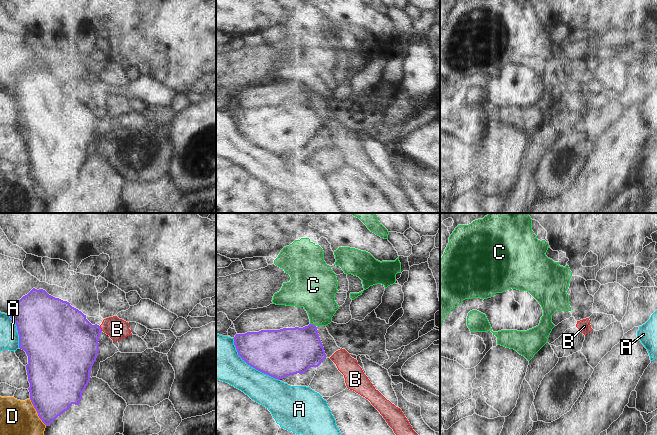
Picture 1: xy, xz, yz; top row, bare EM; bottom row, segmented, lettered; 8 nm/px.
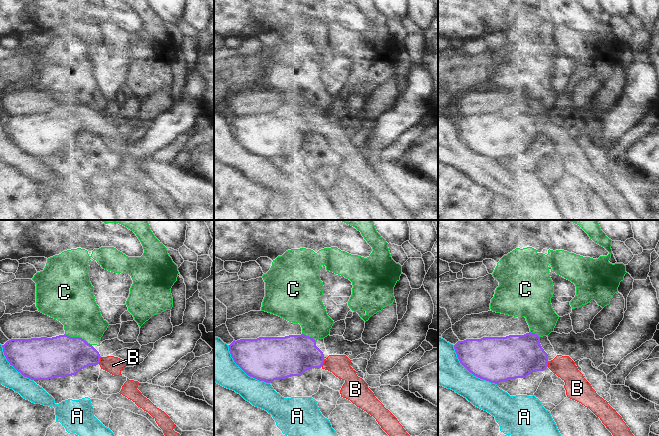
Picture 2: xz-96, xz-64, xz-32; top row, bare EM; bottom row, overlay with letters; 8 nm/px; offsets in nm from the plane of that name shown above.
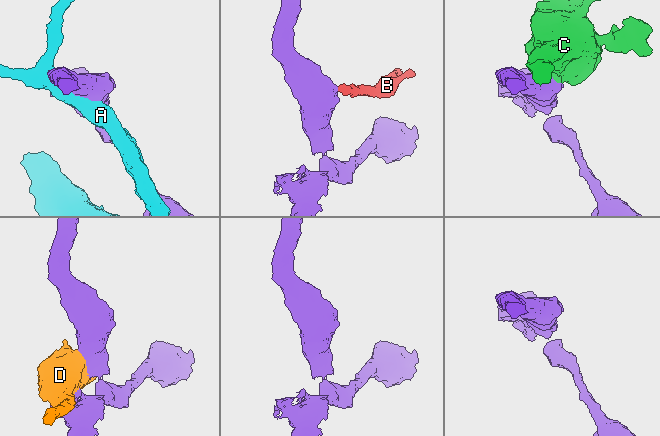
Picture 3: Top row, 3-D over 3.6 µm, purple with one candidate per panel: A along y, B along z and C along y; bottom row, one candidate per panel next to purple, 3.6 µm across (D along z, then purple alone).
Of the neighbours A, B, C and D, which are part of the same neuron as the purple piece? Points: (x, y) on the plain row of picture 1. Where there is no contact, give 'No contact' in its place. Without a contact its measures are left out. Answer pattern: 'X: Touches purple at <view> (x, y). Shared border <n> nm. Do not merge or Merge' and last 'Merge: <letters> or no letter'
A: Touches purple at xz (251, 142). Shared border 500 nm. Do not merge
B: Touches purple at xy (100, 104). Shared border 50 nm. Do not merge
C: Touches purple at xz (312, 100). Shared border 50 nm. Do not merge
D: Touches purple at xy (37, 188). Shared border 260 nm. Do not merge
Merge: no letter

